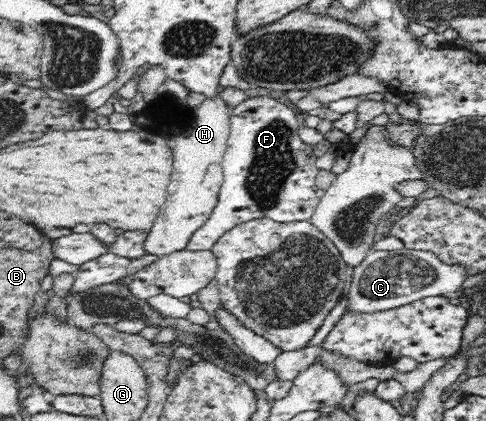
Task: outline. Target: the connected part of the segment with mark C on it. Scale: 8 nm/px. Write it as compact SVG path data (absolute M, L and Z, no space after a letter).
M401 248L396 251L371 249L359 266L355 266L346 312L376 313L391 307L405 306L414 300L429 296L445 296L460 290L468 277L465 267L445 264L436 254L429 251Z

